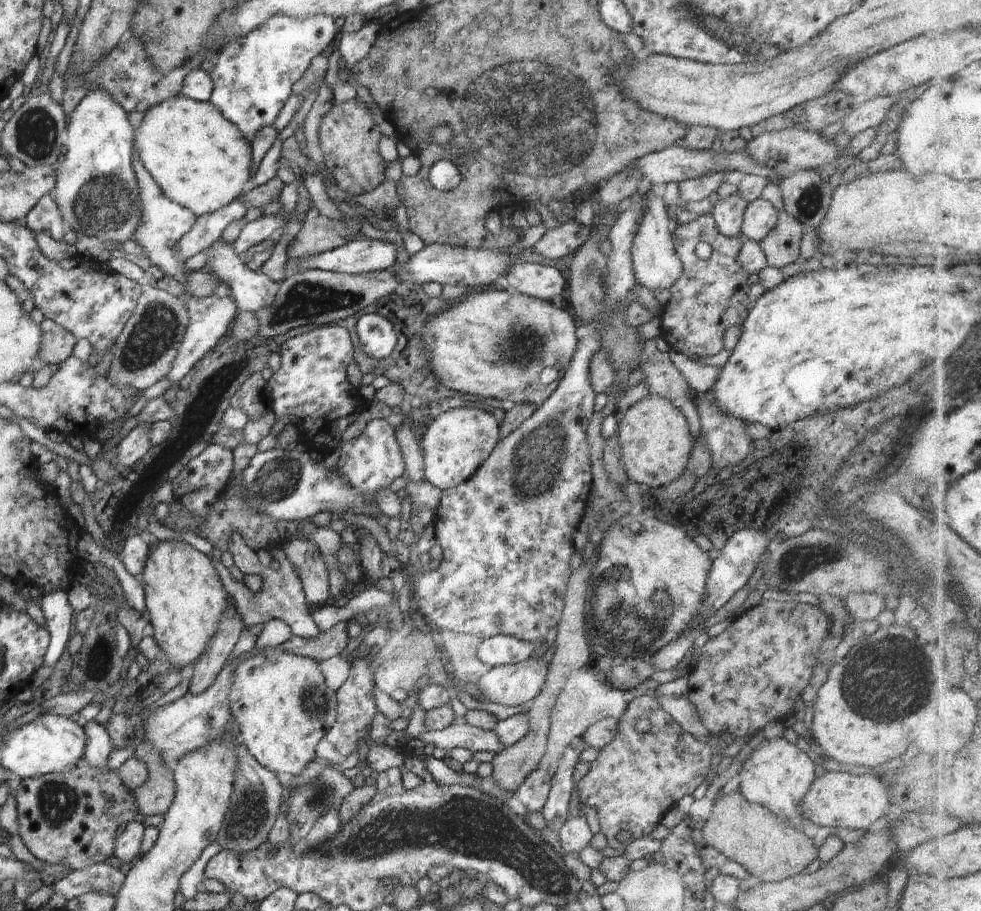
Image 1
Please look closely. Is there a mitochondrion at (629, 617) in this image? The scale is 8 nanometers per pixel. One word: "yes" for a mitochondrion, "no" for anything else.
yes

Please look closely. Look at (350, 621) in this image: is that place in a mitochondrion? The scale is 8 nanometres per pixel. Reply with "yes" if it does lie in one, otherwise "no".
no

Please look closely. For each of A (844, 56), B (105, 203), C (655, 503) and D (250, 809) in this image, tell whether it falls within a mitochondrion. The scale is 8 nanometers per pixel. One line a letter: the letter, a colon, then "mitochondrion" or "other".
A: other
B: mitochondrion
C: other
D: mitochondrion

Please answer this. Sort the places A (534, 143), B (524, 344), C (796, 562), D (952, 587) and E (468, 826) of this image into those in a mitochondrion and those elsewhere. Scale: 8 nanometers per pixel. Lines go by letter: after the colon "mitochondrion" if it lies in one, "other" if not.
A: mitochondrion
B: mitochondrion
C: mitochondrion
D: other
E: mitochondrion

